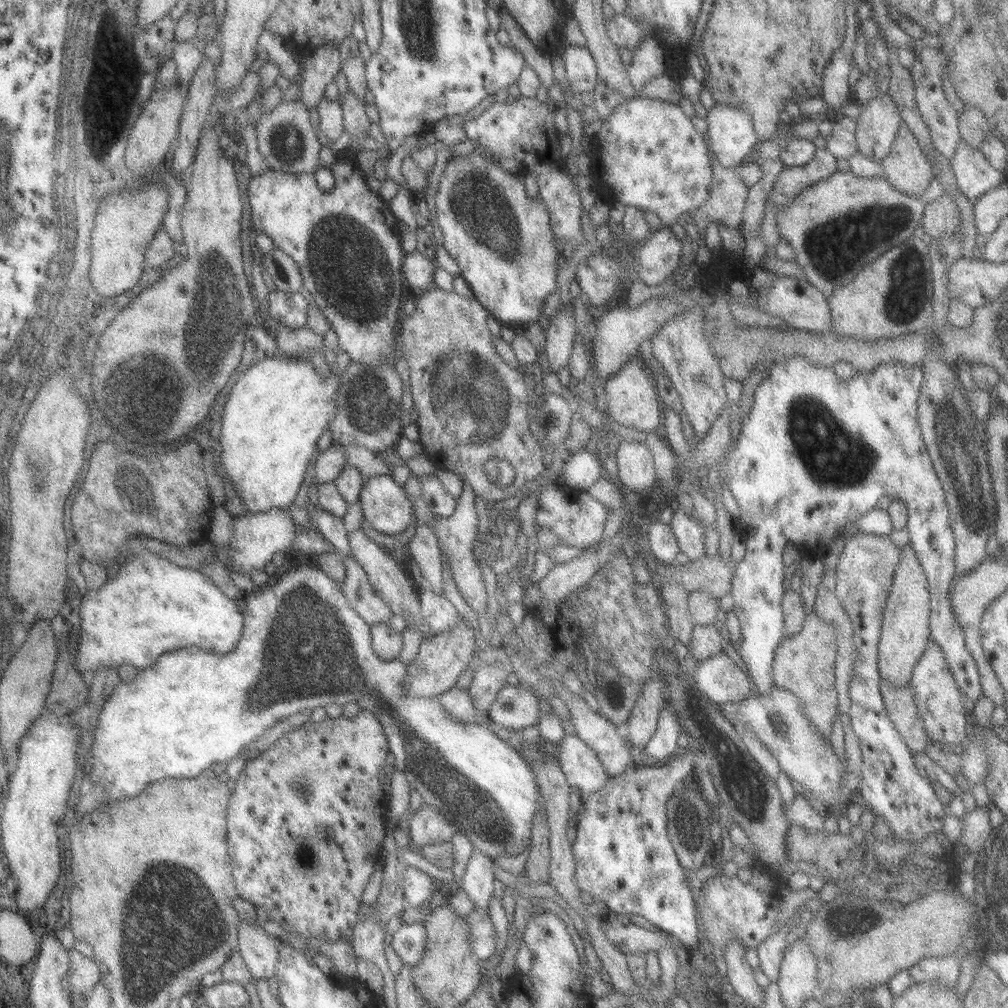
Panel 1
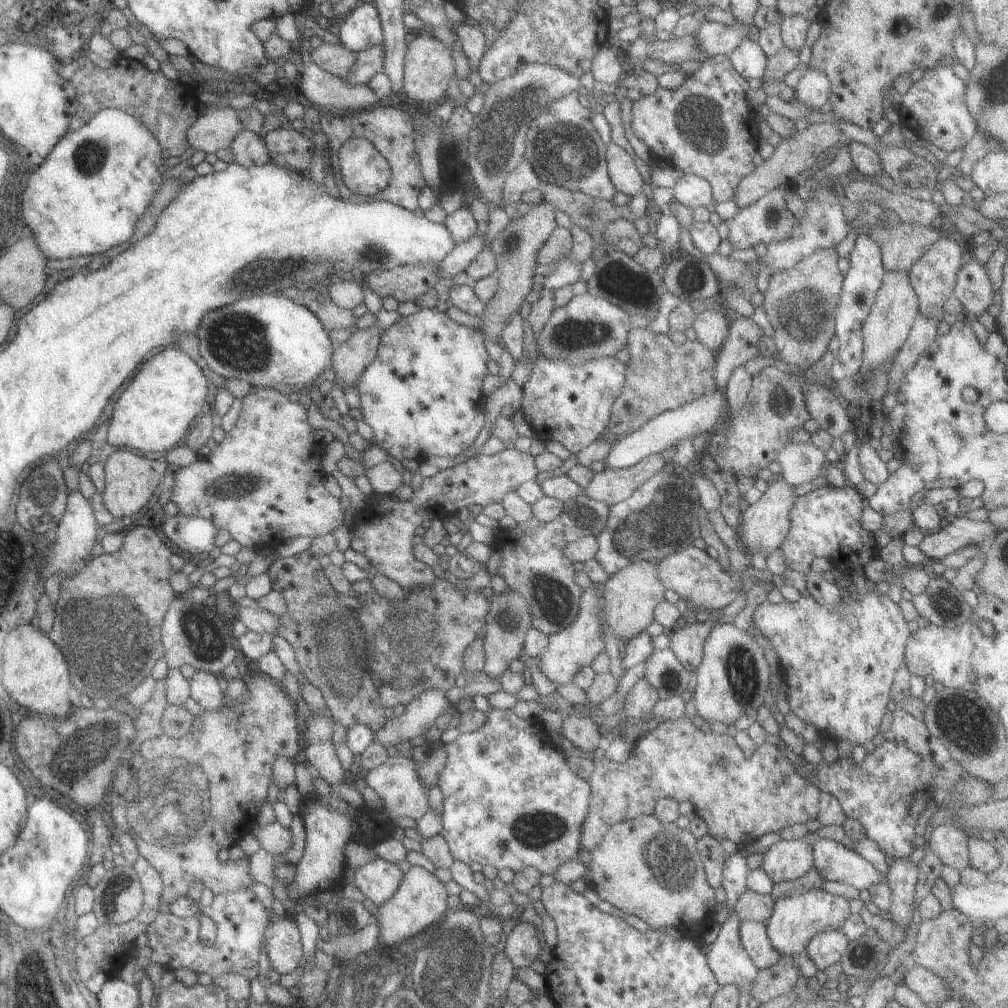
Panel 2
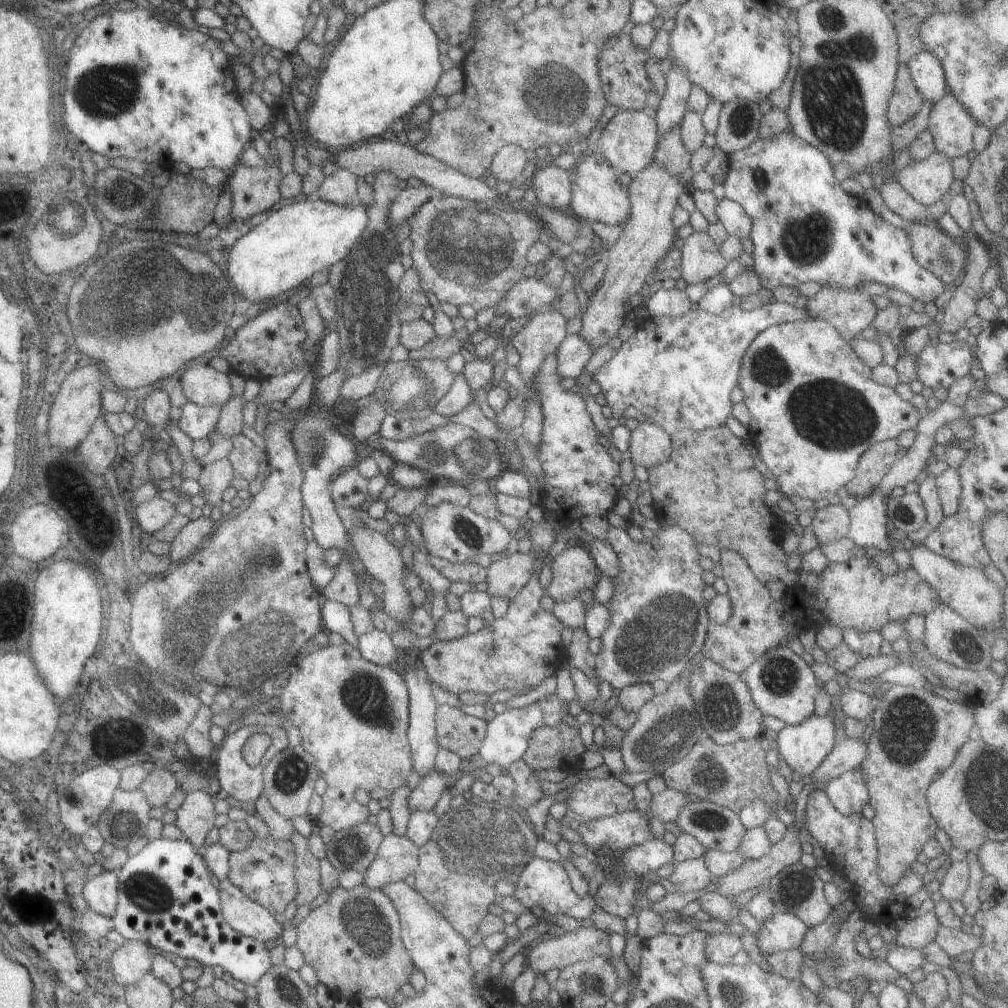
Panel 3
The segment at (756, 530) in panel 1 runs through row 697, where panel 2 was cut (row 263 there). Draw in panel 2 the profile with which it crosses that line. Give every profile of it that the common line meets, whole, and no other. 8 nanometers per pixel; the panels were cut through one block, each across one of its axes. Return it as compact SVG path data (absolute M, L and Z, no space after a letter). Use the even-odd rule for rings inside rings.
M975 259L967 264L963 263L957 272L952 295L961 303L969 318L974 319L987 312L985 309L993 302L993 292L990 280L981 264L975 262Z

